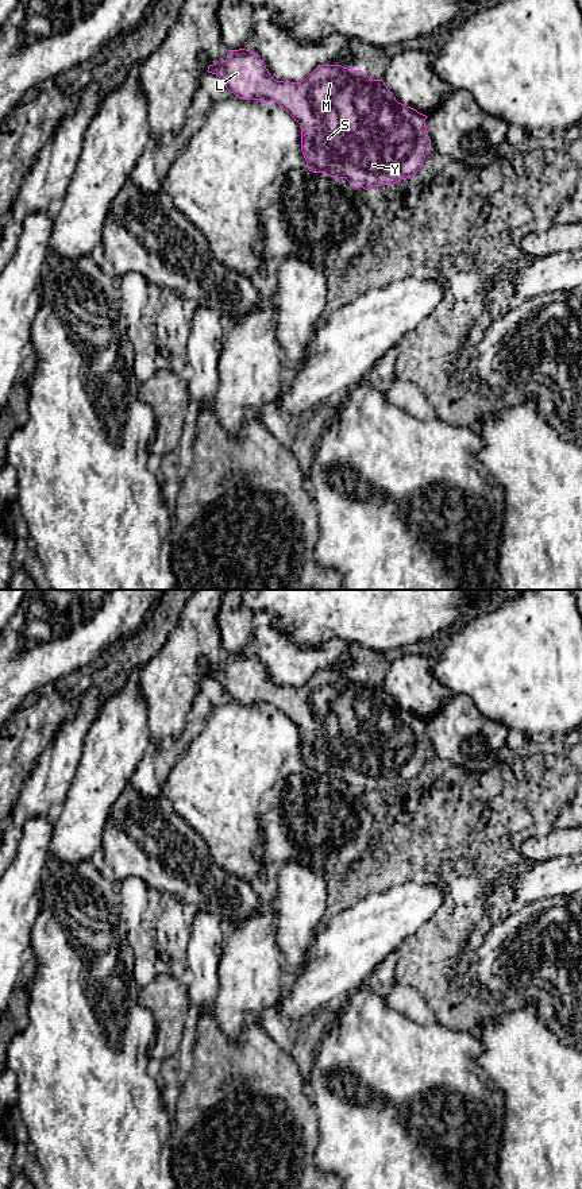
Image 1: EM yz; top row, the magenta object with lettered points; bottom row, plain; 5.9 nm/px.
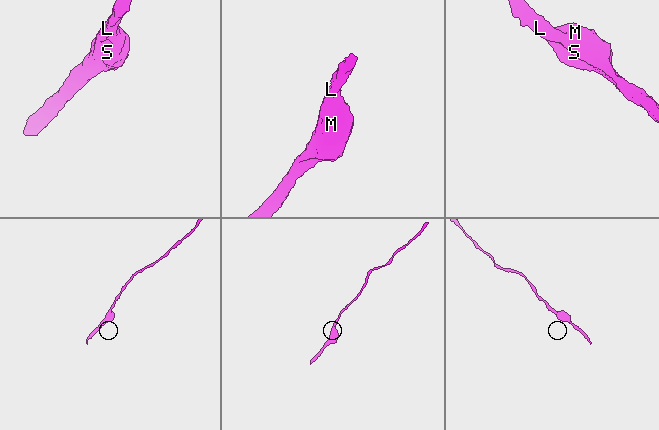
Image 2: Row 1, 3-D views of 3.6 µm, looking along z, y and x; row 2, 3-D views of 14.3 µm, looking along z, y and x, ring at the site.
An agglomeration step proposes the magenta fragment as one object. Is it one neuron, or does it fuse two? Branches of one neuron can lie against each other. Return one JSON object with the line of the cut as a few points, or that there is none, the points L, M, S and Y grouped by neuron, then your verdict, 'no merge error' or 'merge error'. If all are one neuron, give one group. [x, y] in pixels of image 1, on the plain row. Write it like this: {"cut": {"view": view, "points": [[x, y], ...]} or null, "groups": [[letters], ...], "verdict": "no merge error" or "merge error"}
{"cut": null, "groups": [["L", "M", "S", "Y"]], "verdict": "no merge error"}

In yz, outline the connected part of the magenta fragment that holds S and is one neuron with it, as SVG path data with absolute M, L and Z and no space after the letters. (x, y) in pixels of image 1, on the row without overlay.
M239 653L228 655L227 664L220 663L207 676L216 679L239 703L277 707L300 729L308 775L327 779L336 787L346 783L366 795L393 790L413 781L431 754L427 721L398 707L382 684L371 684L362 675L321 669L301 687L284 687L270 680L258 659Z

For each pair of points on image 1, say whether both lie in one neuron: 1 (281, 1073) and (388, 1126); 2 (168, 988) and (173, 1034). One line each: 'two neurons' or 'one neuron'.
1: two neurons
2: one neuron

